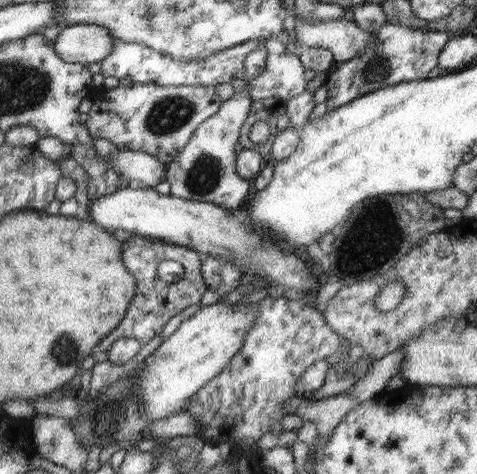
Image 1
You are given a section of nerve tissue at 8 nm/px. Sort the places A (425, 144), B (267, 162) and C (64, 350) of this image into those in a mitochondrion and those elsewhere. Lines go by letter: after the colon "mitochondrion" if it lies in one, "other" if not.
A: other
B: other
C: mitochondrion

